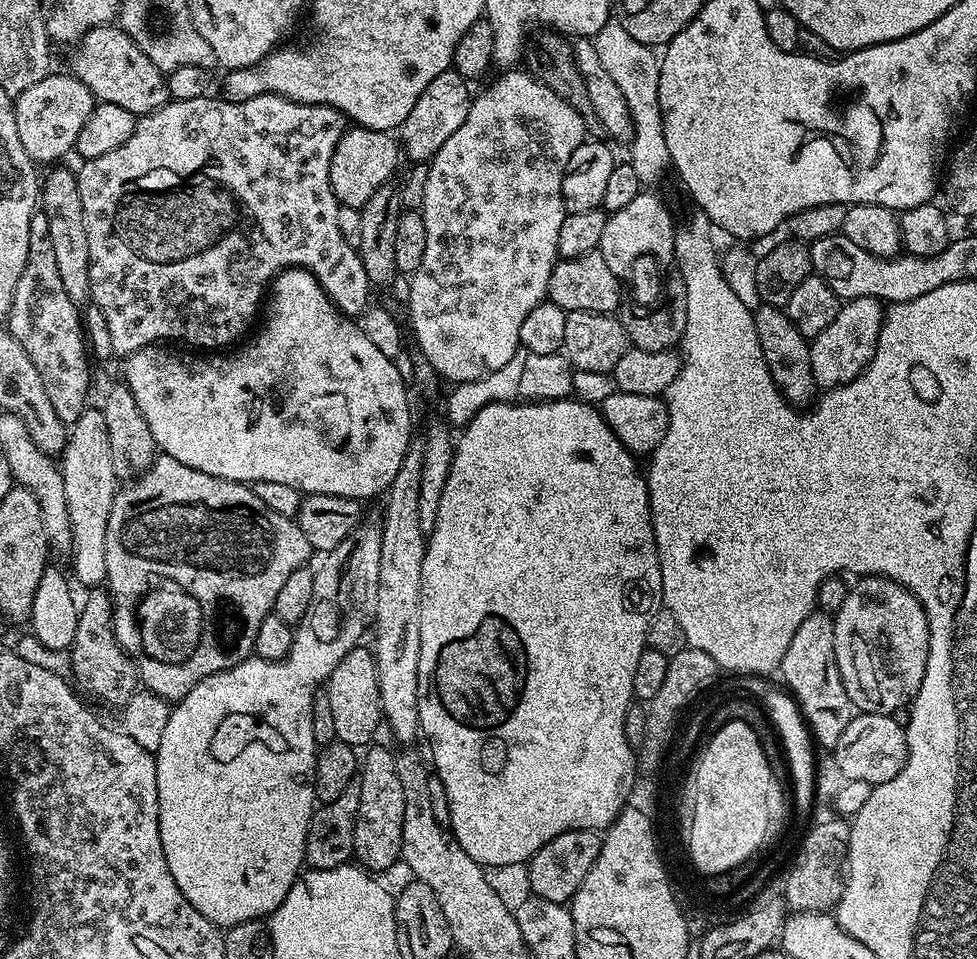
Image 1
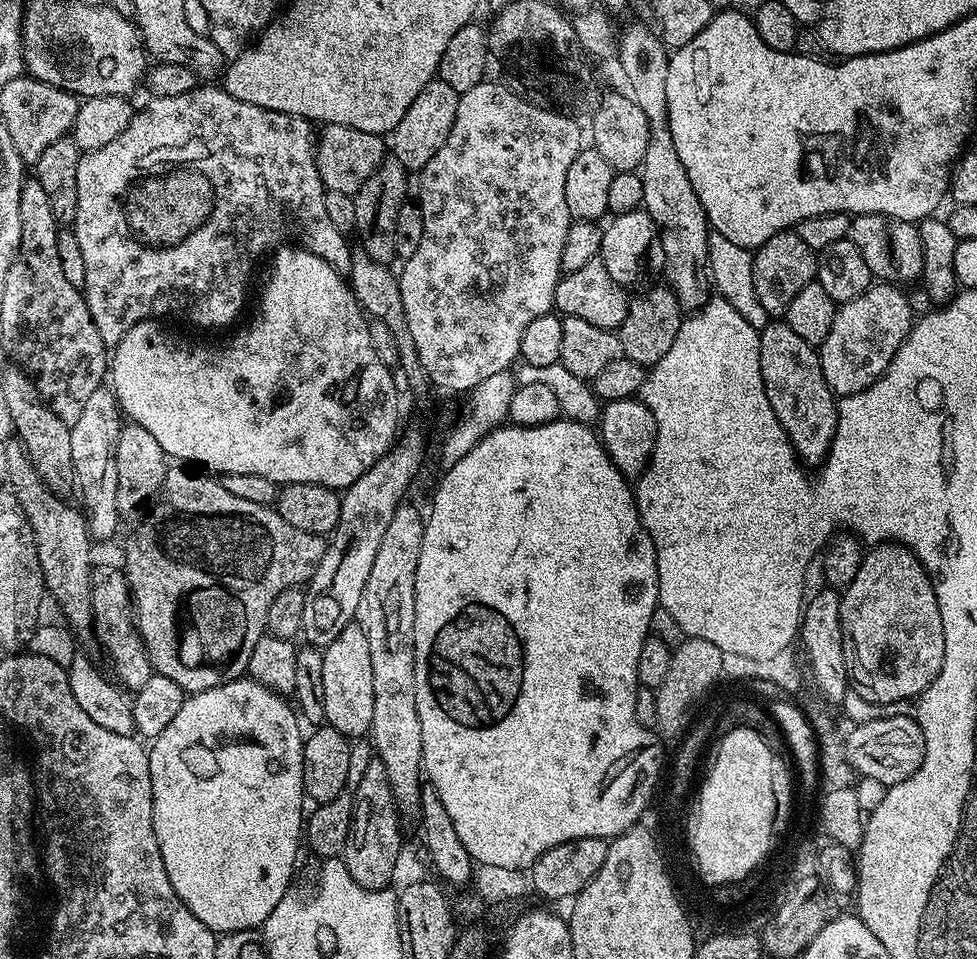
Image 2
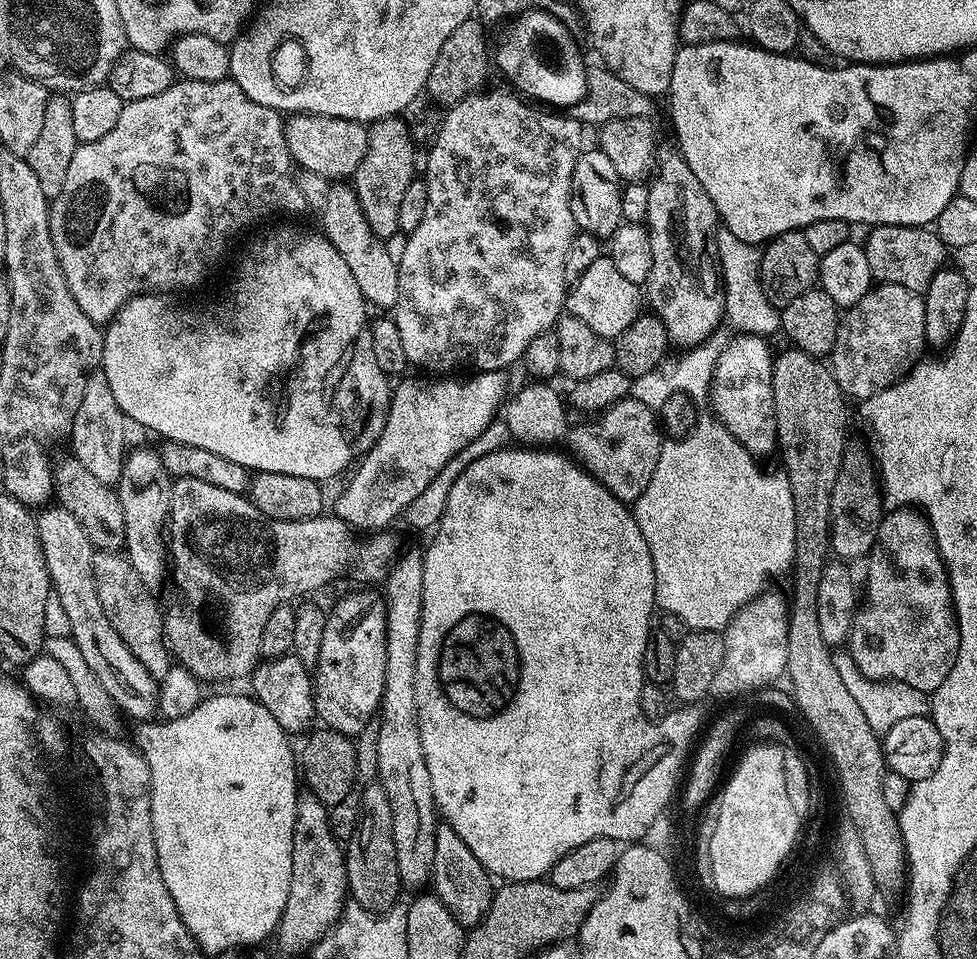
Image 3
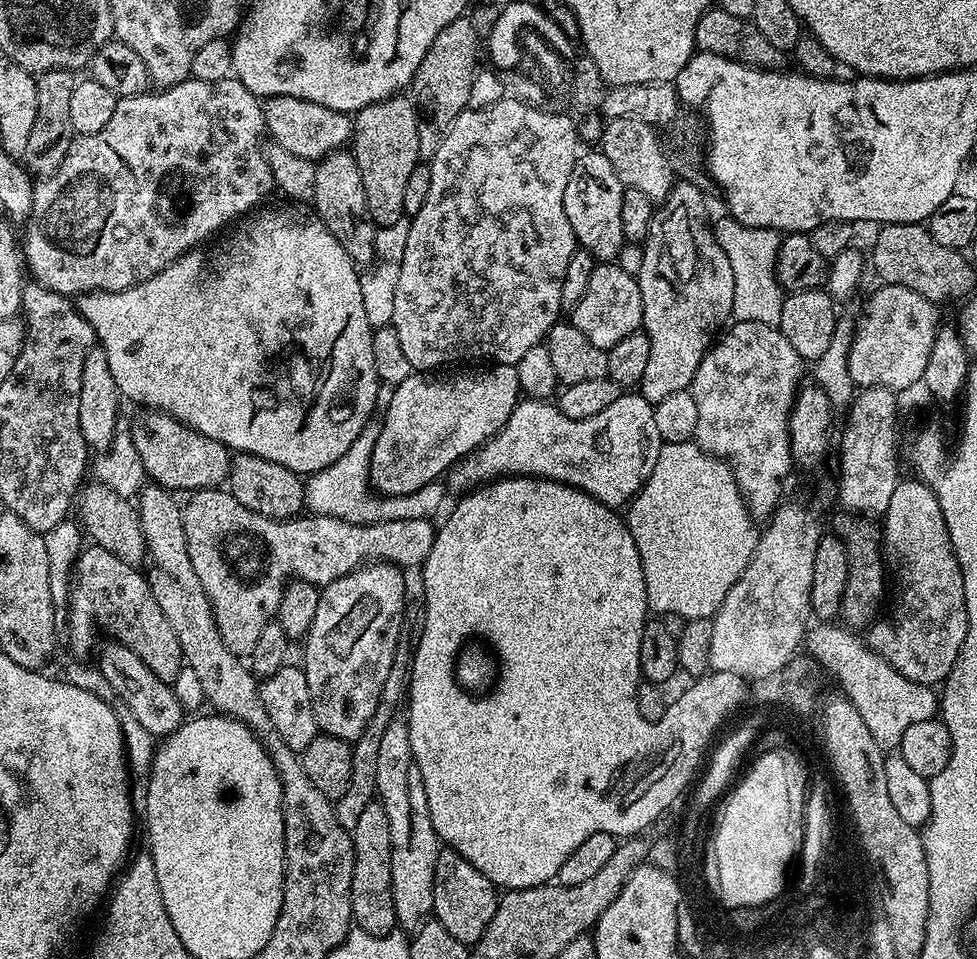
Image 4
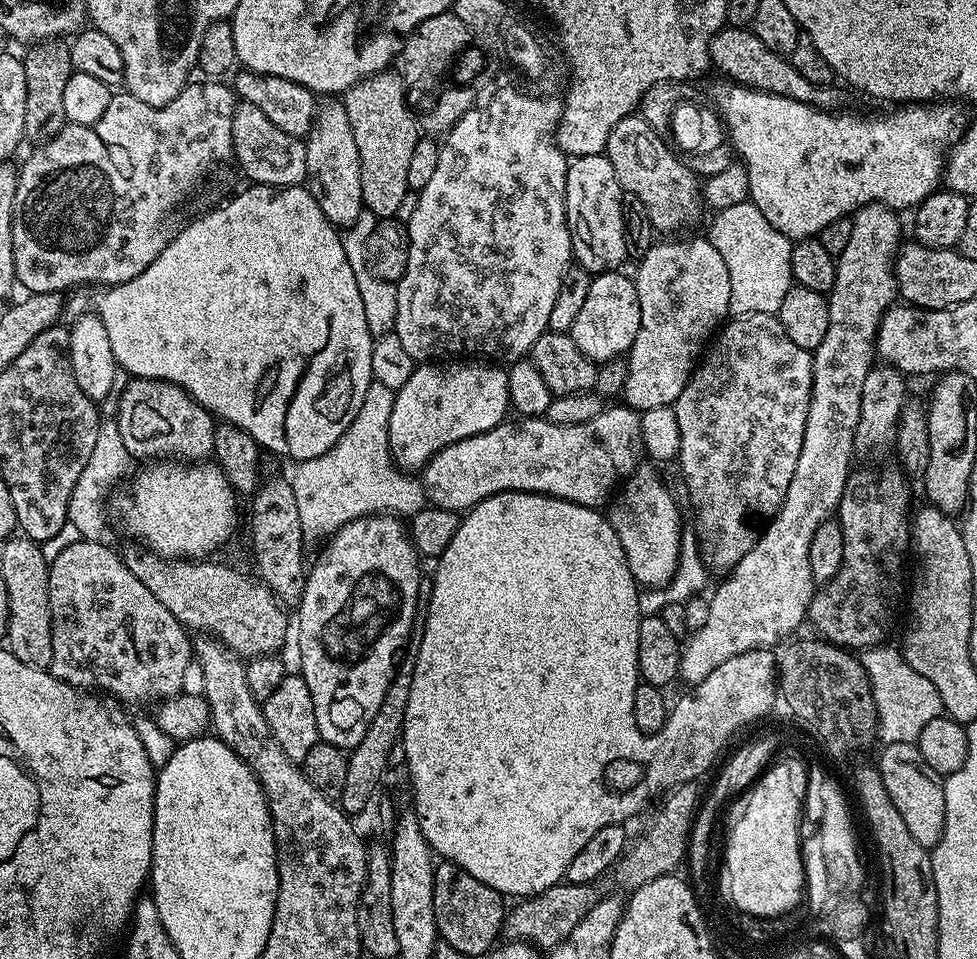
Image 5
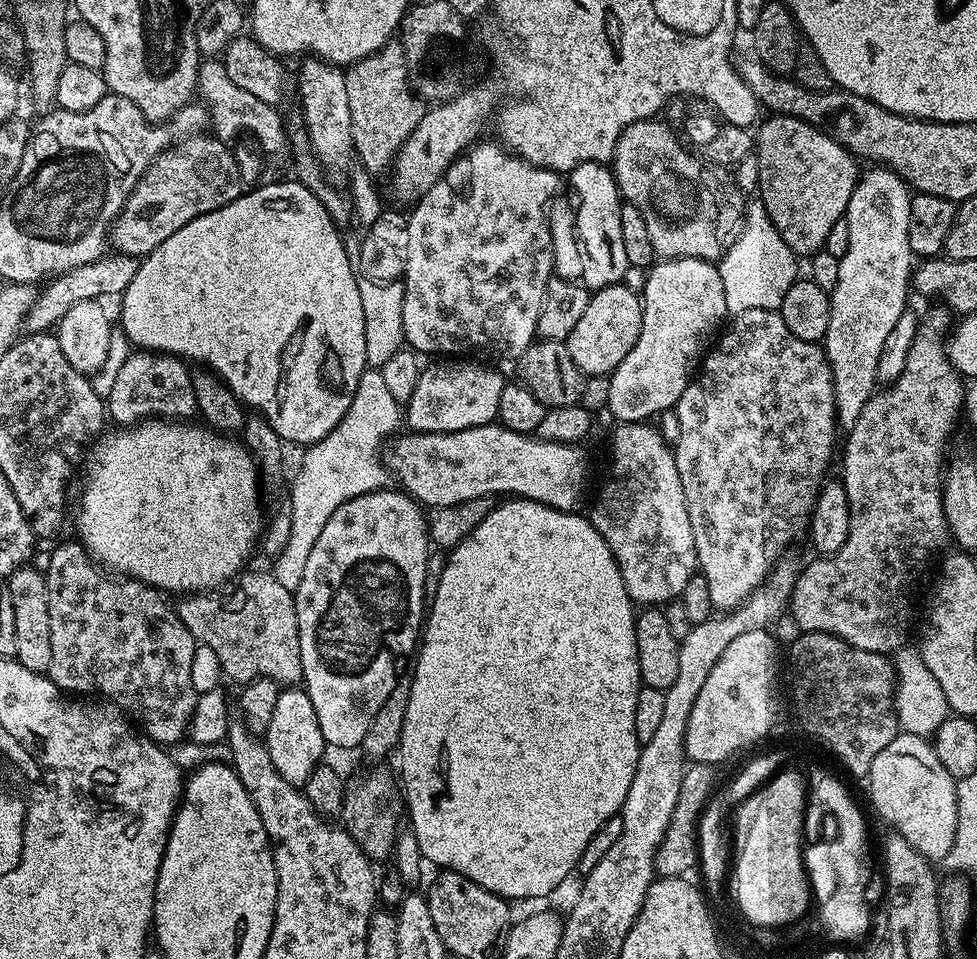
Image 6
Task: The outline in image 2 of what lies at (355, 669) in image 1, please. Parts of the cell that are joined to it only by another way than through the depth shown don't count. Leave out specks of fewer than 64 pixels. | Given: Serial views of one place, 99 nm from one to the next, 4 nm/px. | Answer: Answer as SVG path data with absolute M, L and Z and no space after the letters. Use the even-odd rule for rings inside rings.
M353 622L342 630L342 634L332 644L323 649L322 686L326 690L326 724L327 727L341 732L343 736L357 738L371 733L374 718L374 670L370 660L370 642L366 638L363 627Z

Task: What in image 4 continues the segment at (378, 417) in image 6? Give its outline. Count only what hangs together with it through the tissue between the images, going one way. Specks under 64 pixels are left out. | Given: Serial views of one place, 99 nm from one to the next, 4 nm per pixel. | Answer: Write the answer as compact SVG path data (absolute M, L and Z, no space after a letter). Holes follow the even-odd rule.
M370 422L354 438L350 450L330 466L321 468L307 477L304 485L304 498L309 513L318 516L342 518L351 524L377 524L391 520L409 520L410 518L432 518L444 504L443 483L433 482L414 490L409 496L382 496L377 494L369 479L371 474L372 451L374 442L378 442L379 423Z

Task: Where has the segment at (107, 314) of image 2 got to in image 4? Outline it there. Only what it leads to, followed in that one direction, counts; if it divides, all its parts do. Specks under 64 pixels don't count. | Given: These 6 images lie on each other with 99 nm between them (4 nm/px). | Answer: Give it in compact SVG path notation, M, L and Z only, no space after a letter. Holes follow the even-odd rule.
M231 75L209 80L189 78L165 96L154 96L143 90L117 95L114 110L110 110L110 118L106 118L99 132L73 131L67 137L68 151L64 153L60 163L51 169L50 174L45 175L48 177L41 184L39 181L33 187L32 209L22 228L24 231L22 260L31 279L69 298L75 298L85 292L121 292L154 278L154 274L170 266L170 262L174 262L182 254L201 247L204 241L200 240L211 241L221 230L227 229L233 222L249 215L261 203L259 200L263 196L274 192L271 173L262 167L261 157L260 160L256 157L256 140L252 137L252 119L255 121L257 116L256 96L253 89L249 88L243 80L233 78Z

